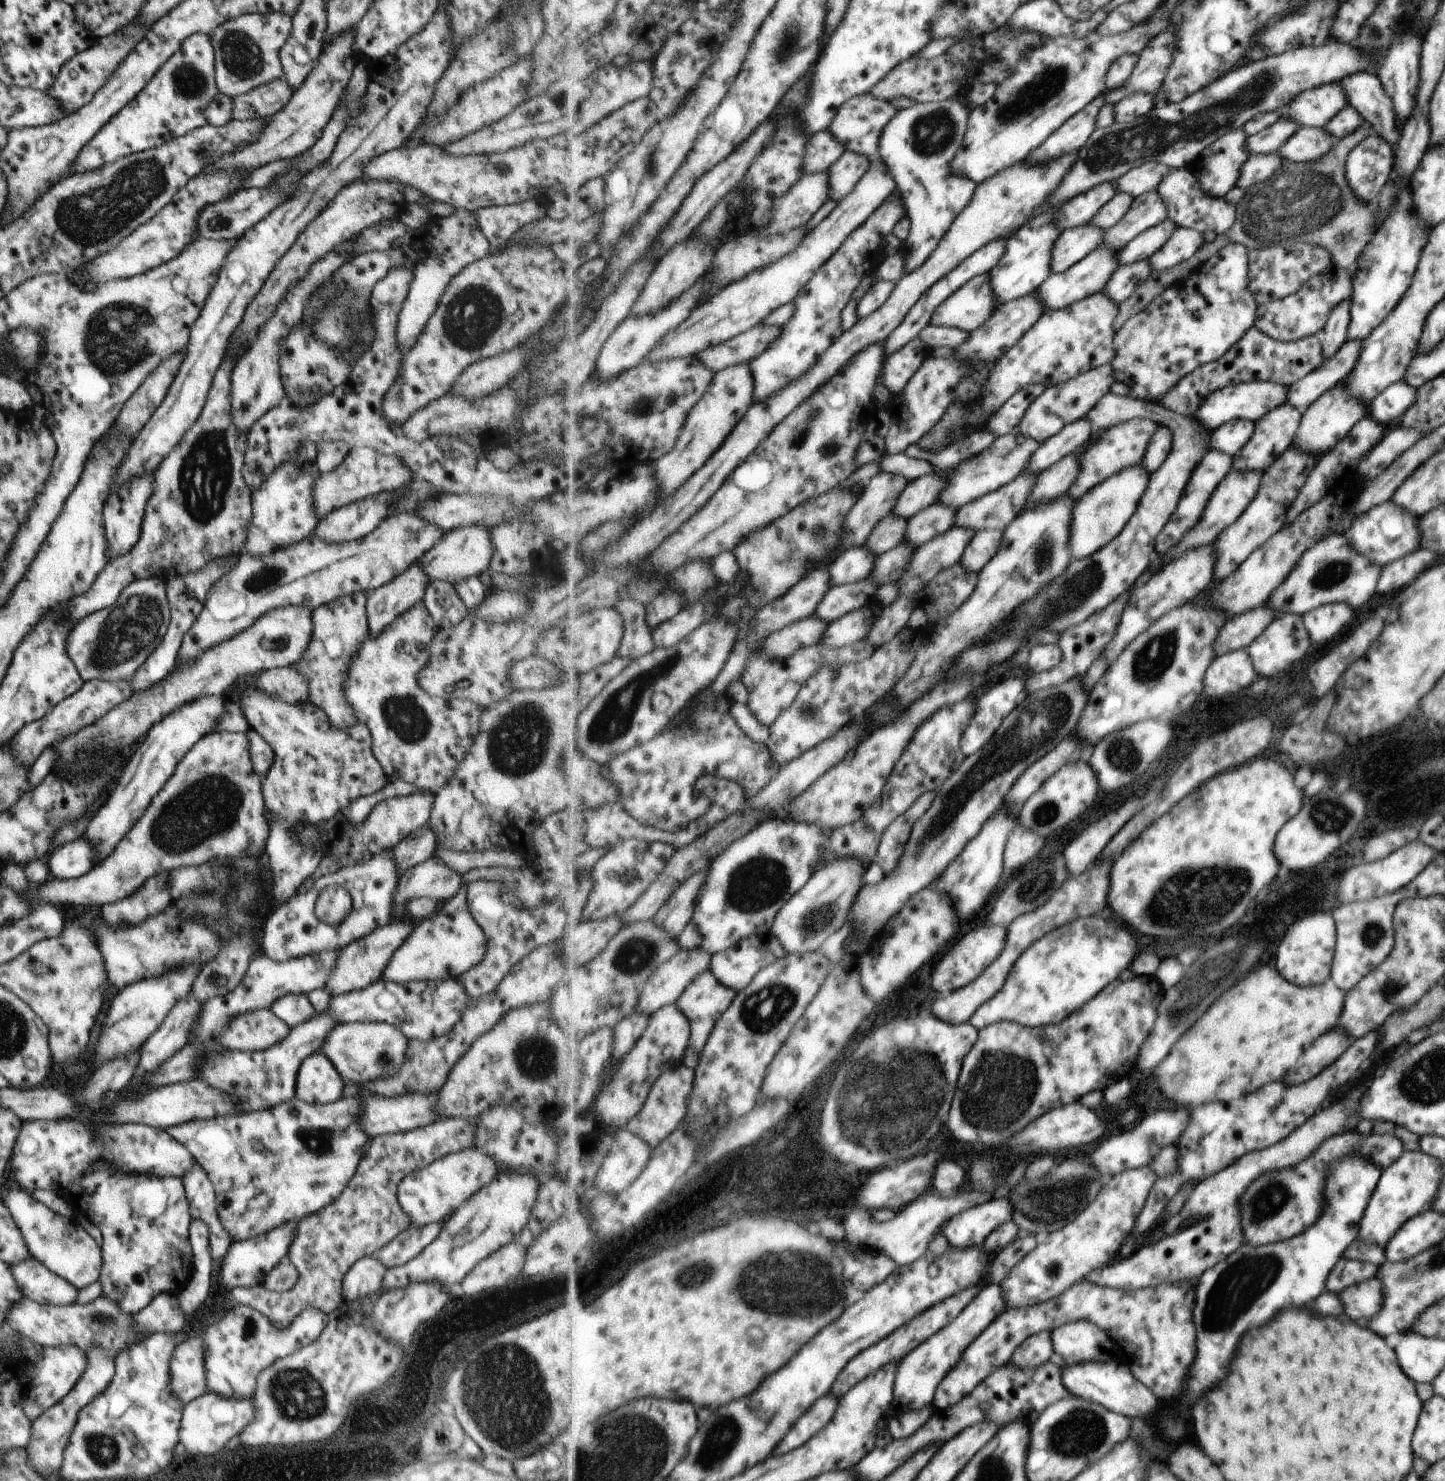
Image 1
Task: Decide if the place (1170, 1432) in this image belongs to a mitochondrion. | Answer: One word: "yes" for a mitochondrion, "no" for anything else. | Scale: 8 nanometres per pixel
no

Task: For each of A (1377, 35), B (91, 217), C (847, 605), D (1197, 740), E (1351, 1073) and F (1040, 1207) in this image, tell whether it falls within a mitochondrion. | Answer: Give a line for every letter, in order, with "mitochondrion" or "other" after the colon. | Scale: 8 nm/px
A: mitochondrion
B: mitochondrion
C: other
D: other
E: other
F: mitochondrion

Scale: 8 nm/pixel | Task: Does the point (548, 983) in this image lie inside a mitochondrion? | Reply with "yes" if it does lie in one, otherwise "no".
no

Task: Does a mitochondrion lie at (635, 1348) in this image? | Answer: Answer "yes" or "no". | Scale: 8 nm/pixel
no

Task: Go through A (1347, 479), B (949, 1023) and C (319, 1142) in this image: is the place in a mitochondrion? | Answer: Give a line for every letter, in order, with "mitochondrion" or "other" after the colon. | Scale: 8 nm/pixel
A: other
B: other
C: mitochondrion

